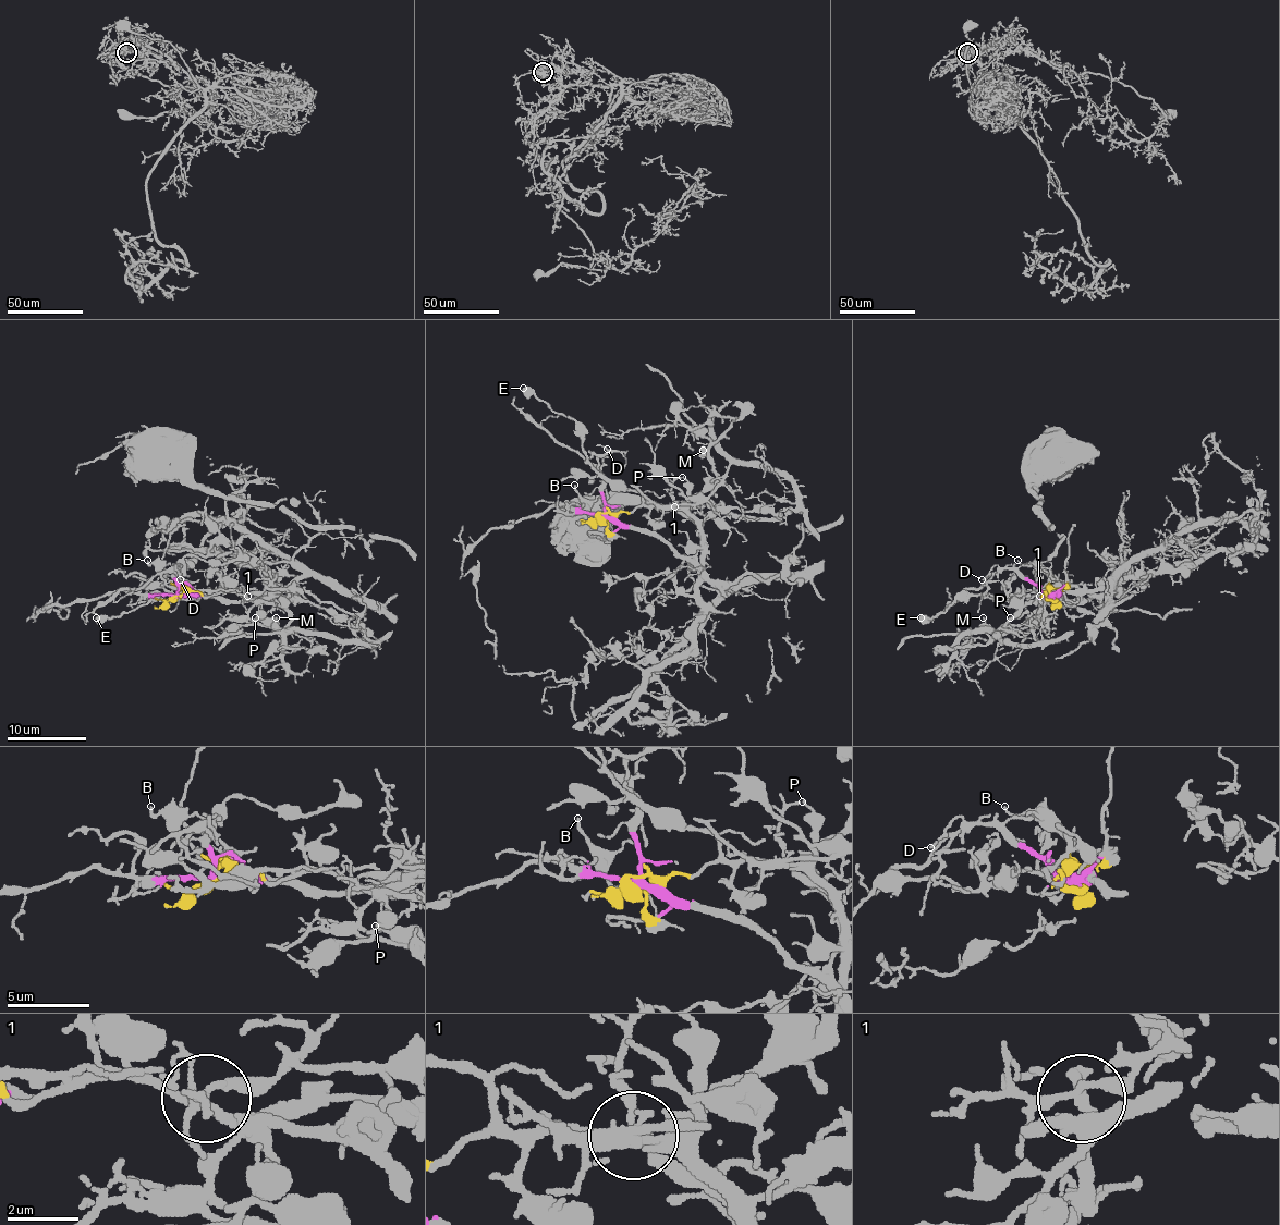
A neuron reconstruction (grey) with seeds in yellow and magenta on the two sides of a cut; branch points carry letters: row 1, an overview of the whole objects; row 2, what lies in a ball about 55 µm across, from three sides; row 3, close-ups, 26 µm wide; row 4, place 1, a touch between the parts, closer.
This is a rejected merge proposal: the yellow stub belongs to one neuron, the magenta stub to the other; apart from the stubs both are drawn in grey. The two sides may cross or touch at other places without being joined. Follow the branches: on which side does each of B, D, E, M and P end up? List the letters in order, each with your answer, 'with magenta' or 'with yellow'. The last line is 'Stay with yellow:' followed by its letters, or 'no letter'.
B: with yellow
D: with magenta
E: with yellow
M: with yellow
P: with yellow
Stay with yellow: B, E, M, P

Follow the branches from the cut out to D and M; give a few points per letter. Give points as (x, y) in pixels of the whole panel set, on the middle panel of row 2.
D: (604, 514), (601, 463), (608, 449)
M: (604, 514), (635, 510), (640, 506), (683, 509), (707, 492), (718, 476), (703, 451)

